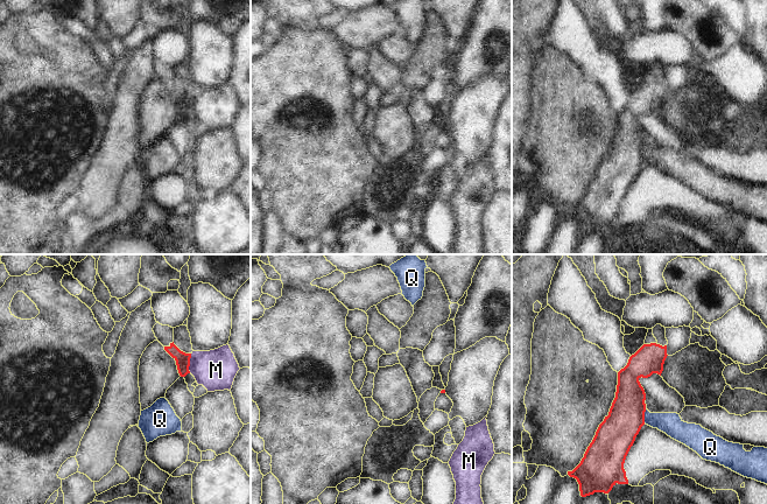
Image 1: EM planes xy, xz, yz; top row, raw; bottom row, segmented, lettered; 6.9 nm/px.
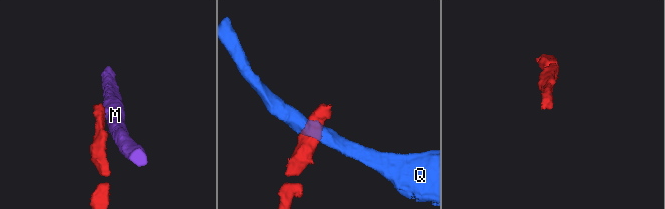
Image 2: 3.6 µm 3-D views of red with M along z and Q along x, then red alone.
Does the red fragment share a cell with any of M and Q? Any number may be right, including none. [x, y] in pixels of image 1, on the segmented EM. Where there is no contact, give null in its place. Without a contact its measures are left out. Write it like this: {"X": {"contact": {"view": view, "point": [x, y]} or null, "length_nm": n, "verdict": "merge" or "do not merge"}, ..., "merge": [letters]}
{"M": {"contact": {"view": "xy", "point": [189, 363]}, "length_nm": 140, "verdict": "do not merge"}, "Q": {"contact": {"view": "yz", "point": [645, 411]}, "length_nm": 170, "verdict": "do not merge"}, "merge": []}

